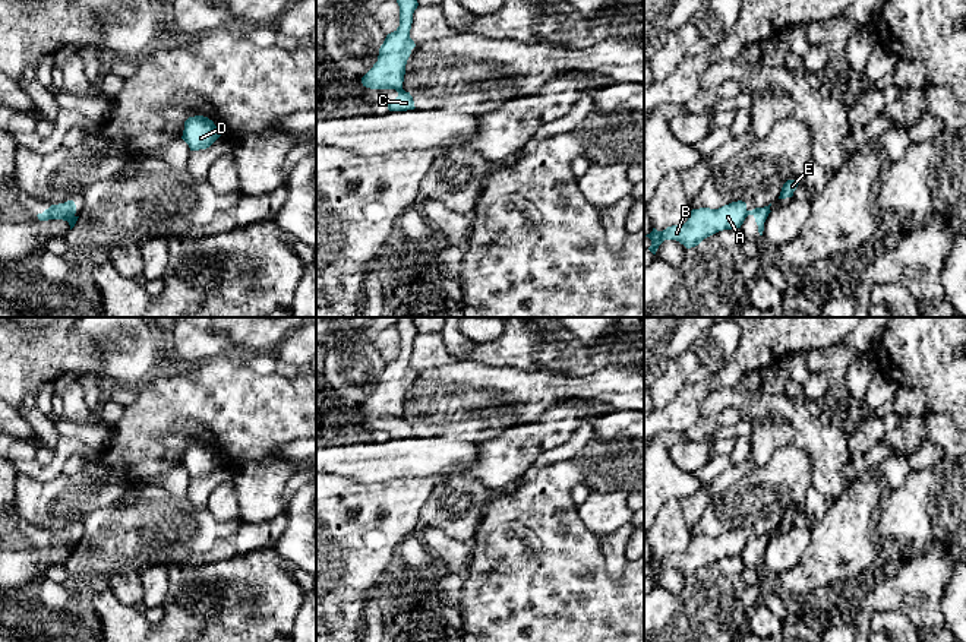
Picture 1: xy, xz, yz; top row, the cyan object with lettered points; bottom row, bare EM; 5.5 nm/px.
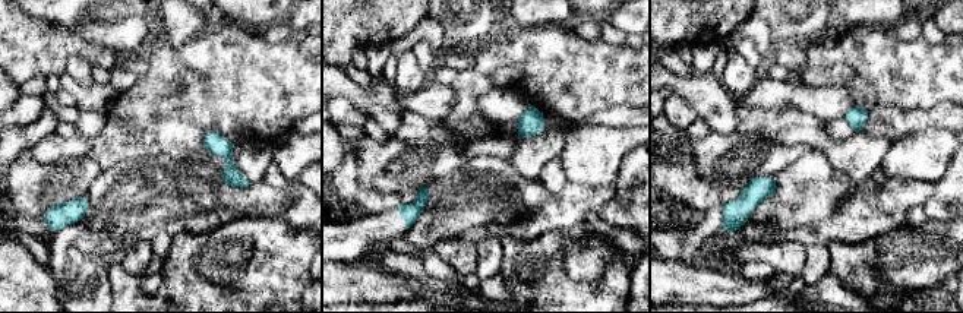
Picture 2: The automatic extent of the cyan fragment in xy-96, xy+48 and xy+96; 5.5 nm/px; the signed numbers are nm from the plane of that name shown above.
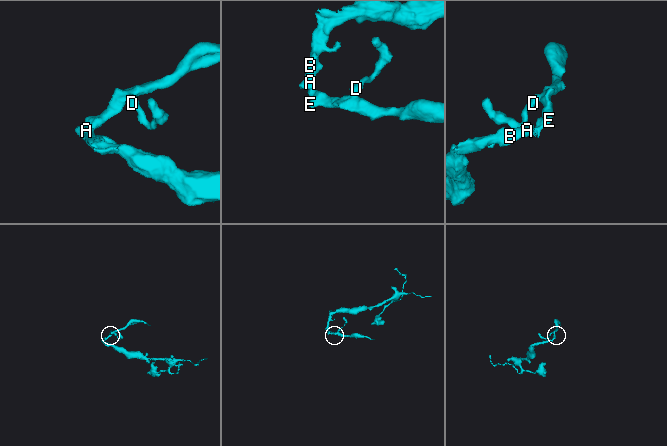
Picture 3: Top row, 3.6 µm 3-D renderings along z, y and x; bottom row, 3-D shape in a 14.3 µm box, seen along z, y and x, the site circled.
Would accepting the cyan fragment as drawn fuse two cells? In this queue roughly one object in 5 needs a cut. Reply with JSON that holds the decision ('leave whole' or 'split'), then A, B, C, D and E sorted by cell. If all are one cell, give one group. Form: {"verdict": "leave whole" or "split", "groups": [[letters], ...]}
{"verdict": "split", "groups": [["A", "B"], ["C", "D", "E"]]}

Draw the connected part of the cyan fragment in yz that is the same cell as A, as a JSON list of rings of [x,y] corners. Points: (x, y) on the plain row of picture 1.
[[[742,528],[732,529],[719,537],[692,537],[688,548],[682,553],[672,553],[663,559],[653,556],[653,559],[645,563],[651,567],[648,578],[656,582],[664,567],[676,567],[686,576],[695,575],[704,566],[719,559],[741,556],[746,541],[746,531]]]

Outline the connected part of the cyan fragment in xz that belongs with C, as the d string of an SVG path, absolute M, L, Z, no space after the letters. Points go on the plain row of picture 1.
M402 415L395 418L398 420L398 424L391 431L388 431L389 439L407 439L416 436L410 420L405 420Z

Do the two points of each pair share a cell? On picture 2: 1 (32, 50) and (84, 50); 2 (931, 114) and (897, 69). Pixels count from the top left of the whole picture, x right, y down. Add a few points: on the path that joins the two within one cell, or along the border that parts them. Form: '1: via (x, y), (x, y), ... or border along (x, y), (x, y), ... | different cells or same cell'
1: via (46, 48), (70, 48) | same cell
2: border along (947, 101), (927, 108), (900, 110), (893, 107) | different cells

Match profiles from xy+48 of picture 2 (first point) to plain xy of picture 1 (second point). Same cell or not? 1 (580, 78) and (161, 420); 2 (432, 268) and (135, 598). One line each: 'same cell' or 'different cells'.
1: same cell
2: different cells

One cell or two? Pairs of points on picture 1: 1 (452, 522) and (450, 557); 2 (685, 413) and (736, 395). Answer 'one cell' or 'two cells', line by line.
1: two cells
2: two cells

